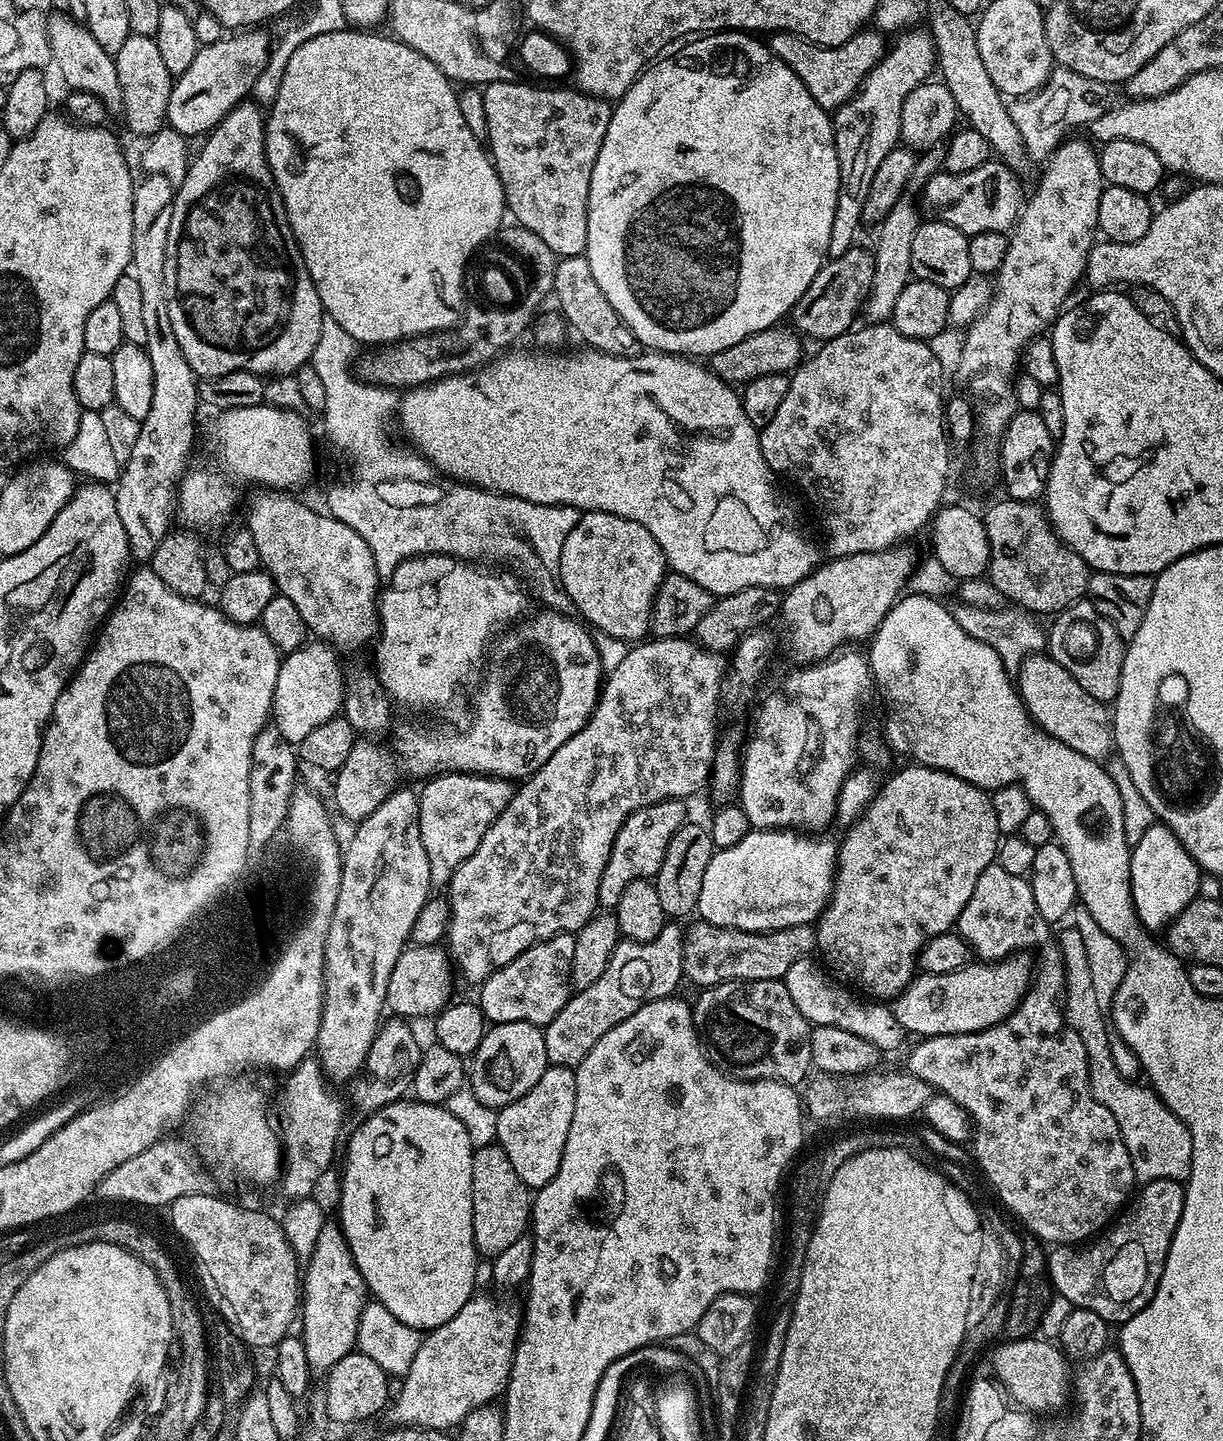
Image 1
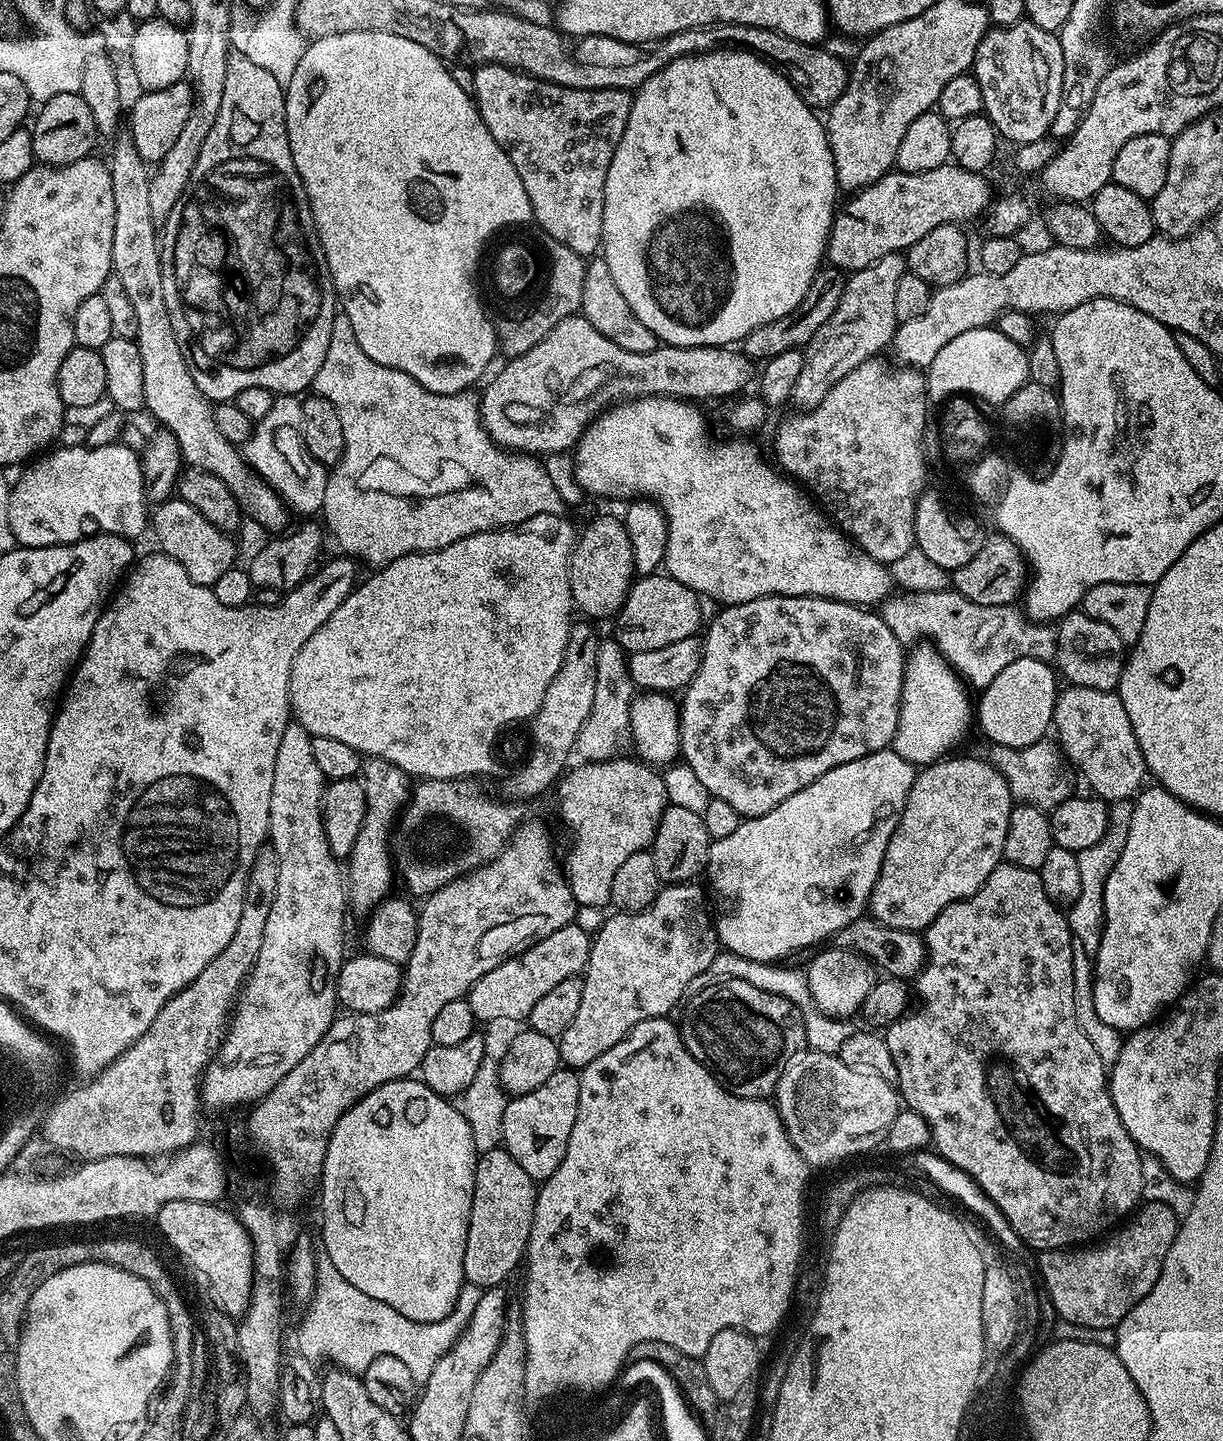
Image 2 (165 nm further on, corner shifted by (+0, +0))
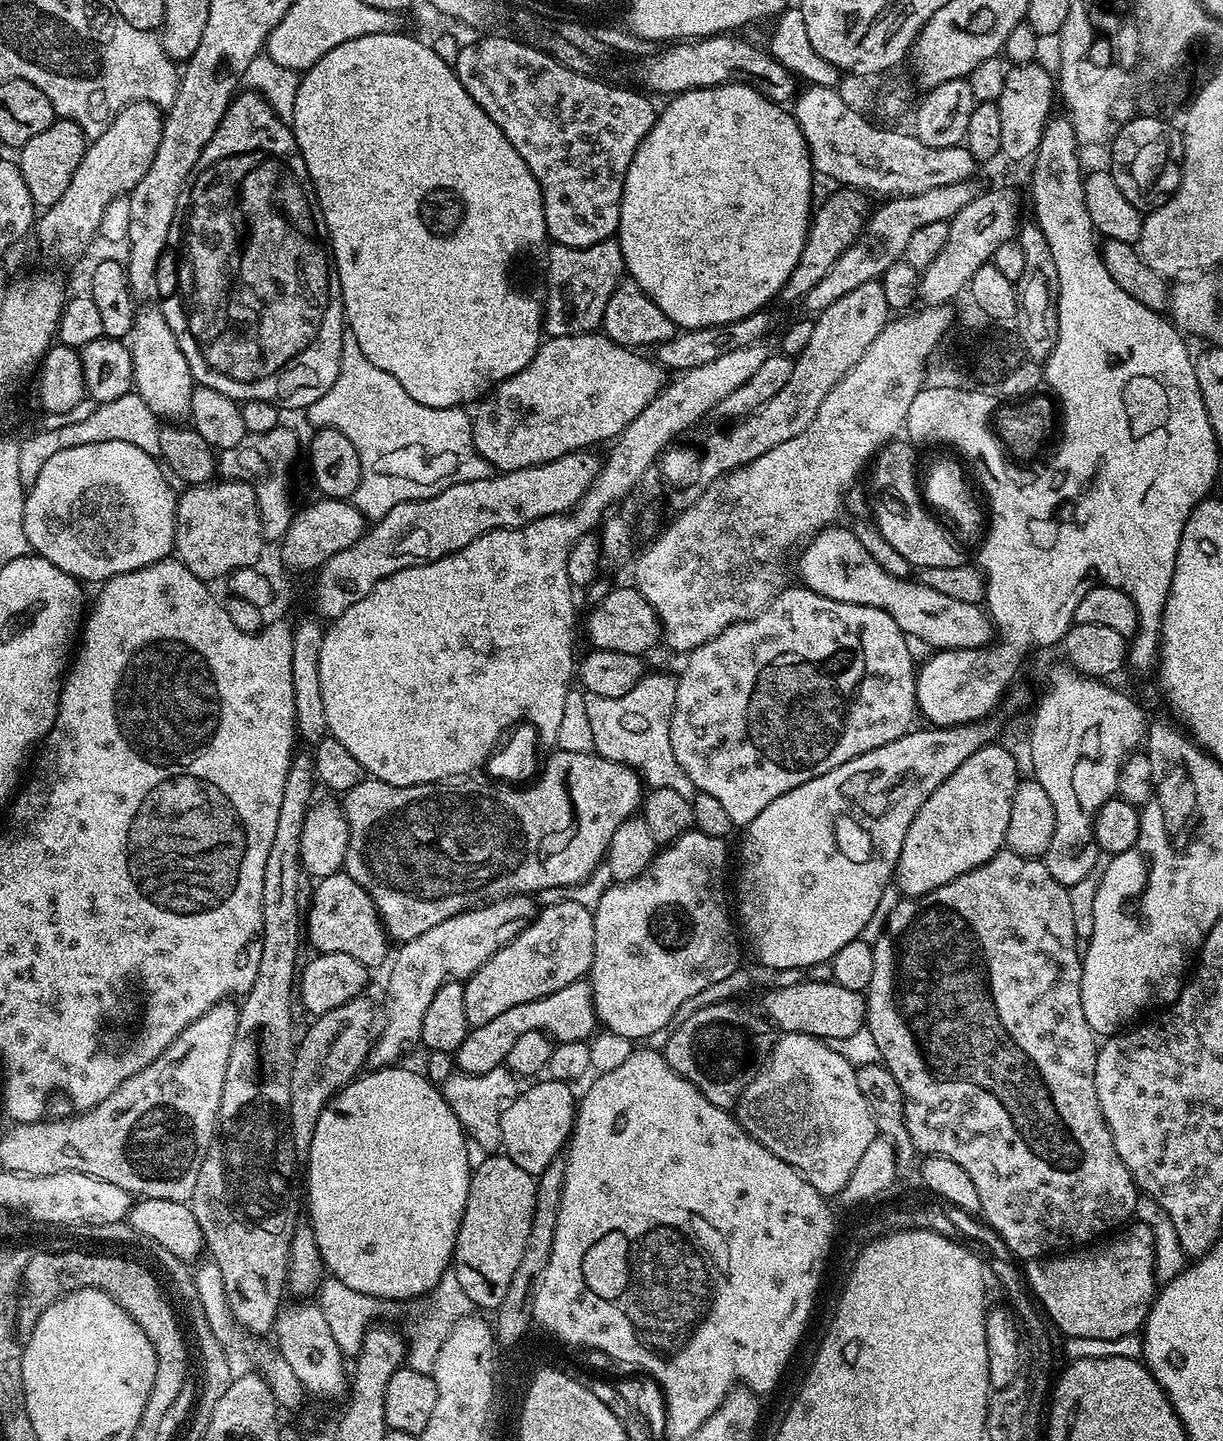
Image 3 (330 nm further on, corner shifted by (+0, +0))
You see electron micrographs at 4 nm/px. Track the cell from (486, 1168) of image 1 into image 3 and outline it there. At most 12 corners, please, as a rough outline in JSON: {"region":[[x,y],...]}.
{"region":[[510,1157],[473,1167],[459,1285],[495,1310],[526,1251],[536,1180]]}

